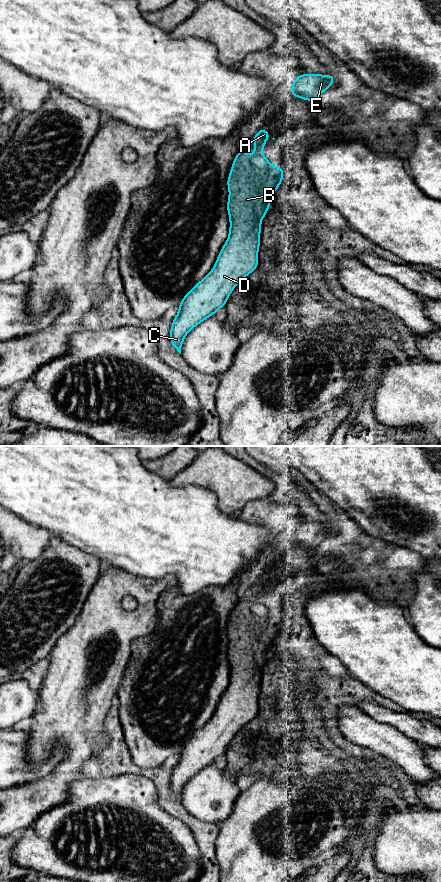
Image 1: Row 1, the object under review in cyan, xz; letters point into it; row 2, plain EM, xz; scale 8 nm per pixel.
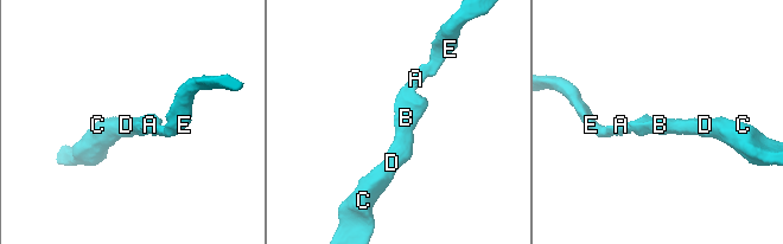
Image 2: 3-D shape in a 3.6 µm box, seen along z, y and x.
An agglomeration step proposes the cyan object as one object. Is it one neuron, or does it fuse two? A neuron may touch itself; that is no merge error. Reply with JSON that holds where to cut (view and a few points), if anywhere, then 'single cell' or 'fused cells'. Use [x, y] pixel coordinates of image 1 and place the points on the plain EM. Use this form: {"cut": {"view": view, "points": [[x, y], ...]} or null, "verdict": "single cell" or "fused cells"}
{"cut": null, "verdict": "single cell"}

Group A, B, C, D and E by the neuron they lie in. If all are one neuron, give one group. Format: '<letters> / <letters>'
A B C D E

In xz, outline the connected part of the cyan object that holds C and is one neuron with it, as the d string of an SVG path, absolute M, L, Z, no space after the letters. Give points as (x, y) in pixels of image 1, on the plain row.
M262 576L253 585L255 600L248 604L243 596L235 605L227 629L229 636L227 658L230 666L228 688L221 697L213 717L184 744L178 753L179 760L173 767L170 789L180 802L187 781L197 772L214 763L219 756L224 755L236 733L258 713L261 668L270 655L270 646L283 628L284 618L282 615L272 614L261 600L269 585L269 581Z

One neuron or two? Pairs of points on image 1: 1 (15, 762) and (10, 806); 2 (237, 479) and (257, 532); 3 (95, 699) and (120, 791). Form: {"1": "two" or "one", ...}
{"1": "two", "2": "two", "3": "two"}

